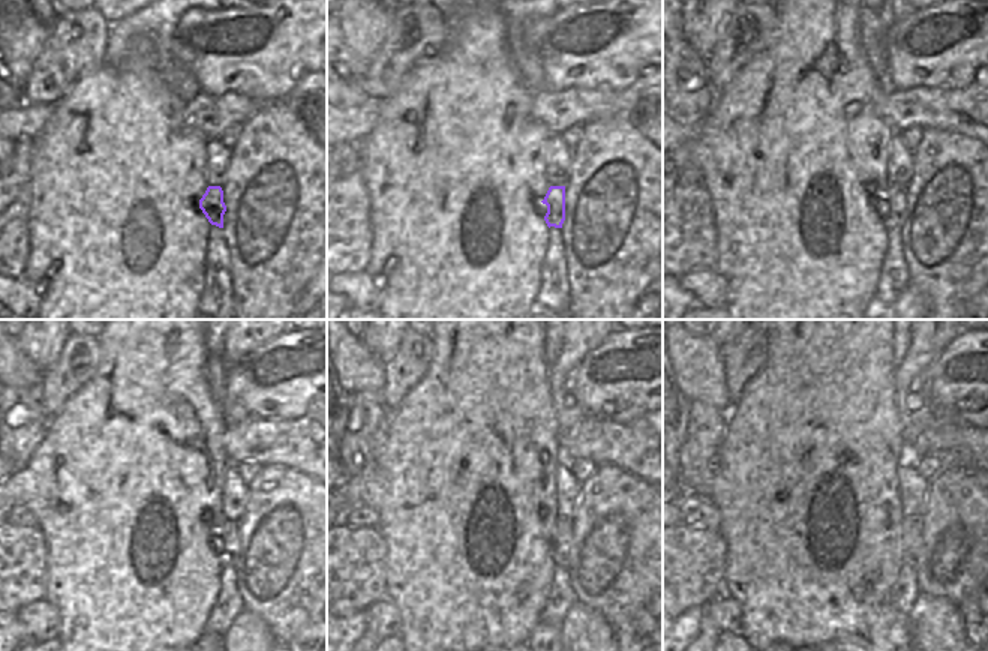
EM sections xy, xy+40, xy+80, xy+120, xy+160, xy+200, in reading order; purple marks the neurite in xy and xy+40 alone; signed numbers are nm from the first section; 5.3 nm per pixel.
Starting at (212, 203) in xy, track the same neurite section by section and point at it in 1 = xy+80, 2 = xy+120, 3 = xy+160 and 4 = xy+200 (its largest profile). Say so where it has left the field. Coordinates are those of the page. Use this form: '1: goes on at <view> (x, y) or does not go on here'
1: goes on at xy+80 (895, 203)
2: goes on at xy+120 (225, 543)
3: goes on at xy+160 (564, 531)
4: goes on at xy+200 (912, 540)

